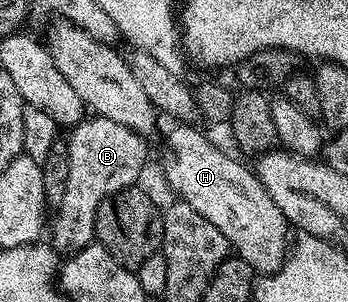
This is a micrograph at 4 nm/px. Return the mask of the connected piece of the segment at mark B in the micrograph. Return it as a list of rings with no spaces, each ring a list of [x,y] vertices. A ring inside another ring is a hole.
[[[103,115],[85,117],[70,128],[67,139],[69,181],[65,197],[54,212],[55,224],[50,224],[49,242],[56,252],[74,253],[85,249],[95,239],[97,209],[105,197],[140,182],[139,174],[147,163],[147,143],[132,127],[109,121]]]

